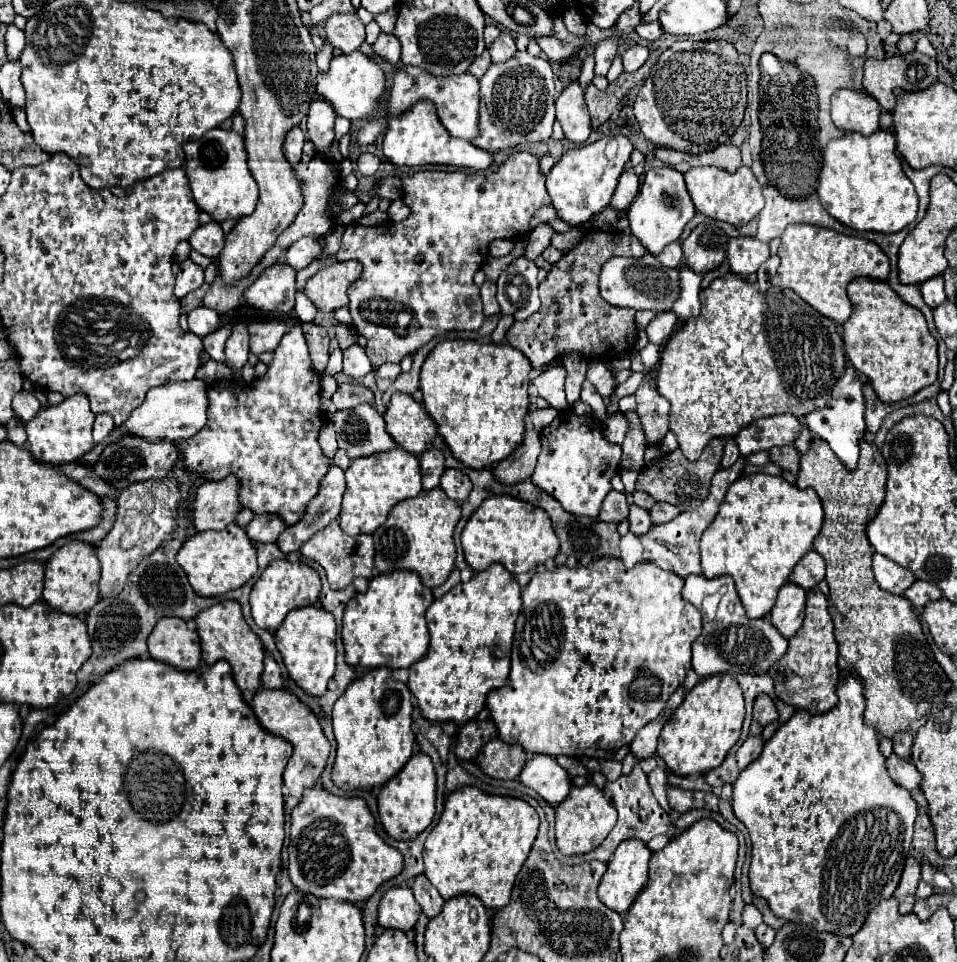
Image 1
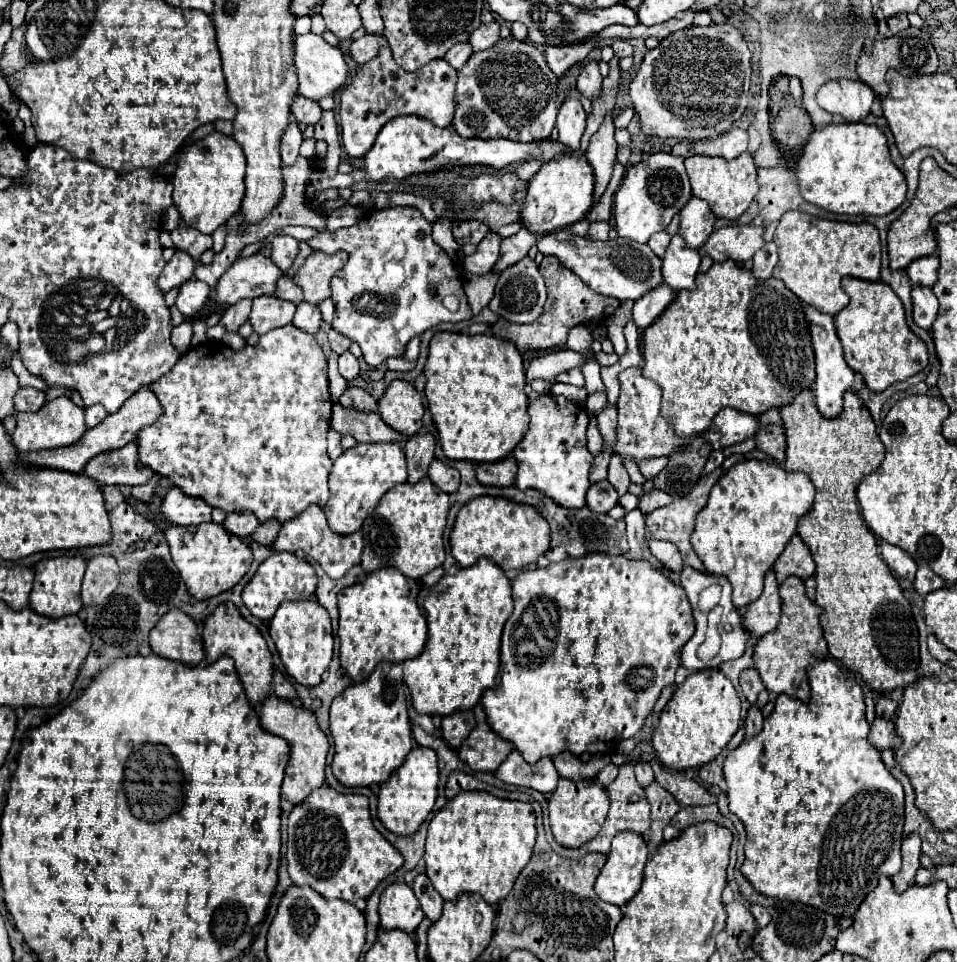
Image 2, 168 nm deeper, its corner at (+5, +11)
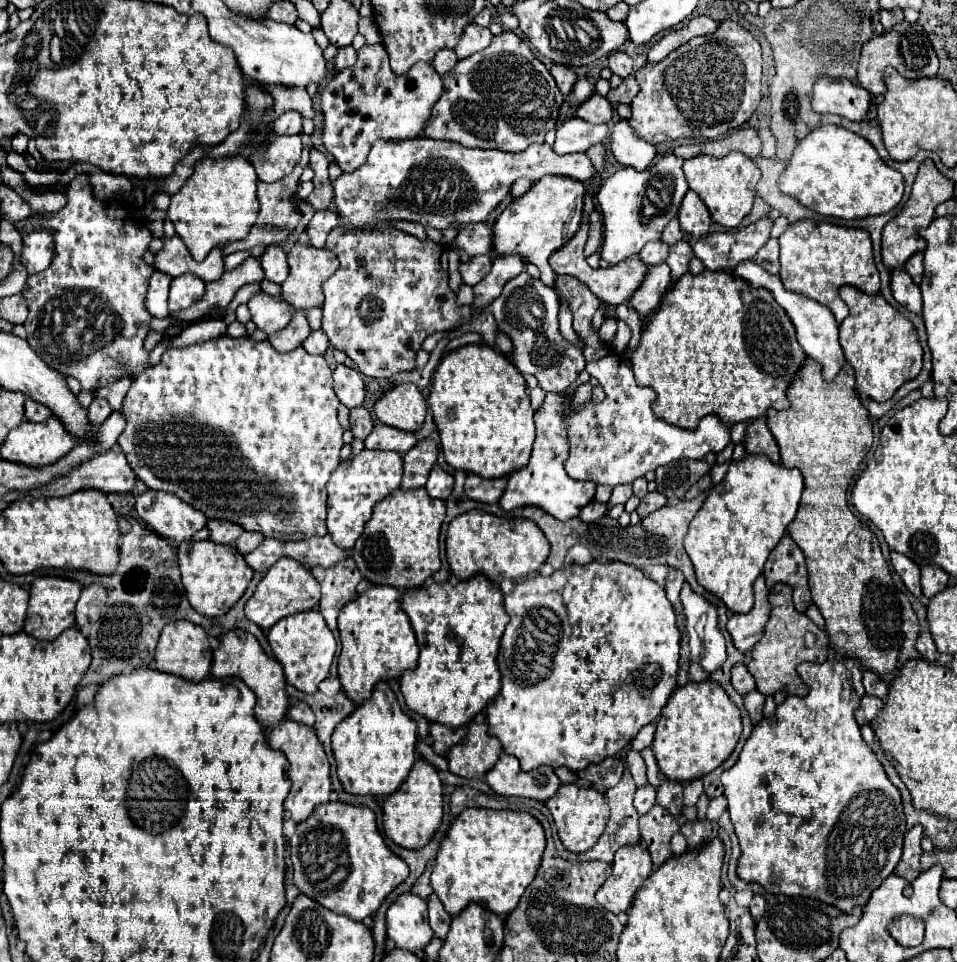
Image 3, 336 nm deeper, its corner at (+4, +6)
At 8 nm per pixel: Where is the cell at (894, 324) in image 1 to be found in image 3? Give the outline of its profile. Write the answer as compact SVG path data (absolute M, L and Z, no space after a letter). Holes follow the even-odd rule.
M843 286L839 296L849 306L849 316L839 326L839 344L845 352L845 360L855 368L855 390L867 394L875 402L885 402L921 372L923 352L915 326L887 304L881 294L869 296L859 288Z

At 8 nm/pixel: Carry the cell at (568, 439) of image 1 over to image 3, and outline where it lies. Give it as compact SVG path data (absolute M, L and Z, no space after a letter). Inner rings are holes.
M547 394L543 406L535 412L535 426L537 426L537 438L533 444L531 460L523 470L517 470L509 476L507 488L503 496L499 498L499 506L503 510L515 510L521 506L537 506L551 514L557 520L569 520L581 512L585 504L593 500L595 484L593 482L579 482L567 476L565 472L565 458L569 452L567 444L567 432L563 424L563 400L561 394Z

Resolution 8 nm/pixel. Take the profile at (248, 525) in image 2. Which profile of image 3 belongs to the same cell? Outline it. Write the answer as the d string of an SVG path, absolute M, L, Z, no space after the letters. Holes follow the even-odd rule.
M207 520L205 524L209 528L209 540L217 542L217 544L233 544L237 540L239 534L243 534L245 530L233 522L225 522L225 520Z

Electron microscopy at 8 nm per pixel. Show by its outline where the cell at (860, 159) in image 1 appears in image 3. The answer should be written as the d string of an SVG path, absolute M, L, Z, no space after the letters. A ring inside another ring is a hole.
M817 126L797 144L777 186L805 208L825 216L851 220L891 212L903 196L903 178L875 152L877 150L863 136L851 130L841 126Z

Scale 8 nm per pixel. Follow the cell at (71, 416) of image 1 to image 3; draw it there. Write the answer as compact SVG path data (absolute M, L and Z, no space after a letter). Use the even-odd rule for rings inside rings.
M51 416L43 424L25 420L9 432L1 446L1 458L15 464L41 468L63 458L75 444L77 440L67 434L57 416Z

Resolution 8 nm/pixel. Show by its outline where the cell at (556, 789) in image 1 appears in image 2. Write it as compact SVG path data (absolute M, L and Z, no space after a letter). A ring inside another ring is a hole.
M512 751L506 761L498 767L496 777L504 783L532 787L544 795L550 795L558 783L558 771L554 769L552 759L540 759L538 763L530 765L518 751Z

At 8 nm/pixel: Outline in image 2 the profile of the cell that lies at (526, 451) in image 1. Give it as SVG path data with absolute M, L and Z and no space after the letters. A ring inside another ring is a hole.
M510 455L506 459L496 461L496 463L478 463L476 477L484 485L508 487L516 479L516 459Z

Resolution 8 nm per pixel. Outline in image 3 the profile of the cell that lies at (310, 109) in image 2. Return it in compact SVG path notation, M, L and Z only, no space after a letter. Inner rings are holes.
M285 112L281 114L275 122L273 122L273 136L281 134L281 136L291 136L291 134L299 134L301 132L301 114L297 112Z

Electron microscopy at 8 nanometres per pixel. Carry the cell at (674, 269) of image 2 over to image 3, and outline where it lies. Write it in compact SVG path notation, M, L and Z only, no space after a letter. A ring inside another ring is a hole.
M679 240L677 244L671 246L667 264L671 268L671 278L673 280L679 280L689 270L689 260L693 260L693 252L691 252L691 244L689 242Z

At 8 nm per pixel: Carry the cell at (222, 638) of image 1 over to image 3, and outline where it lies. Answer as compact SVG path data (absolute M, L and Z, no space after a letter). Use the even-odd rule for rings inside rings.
M233 630L221 638L221 644L213 654L211 672L213 672L213 678L217 678L217 680L223 680L227 676L237 676L255 692L255 696L257 696L255 716L263 728L271 728L287 718L285 710L289 710L289 694L285 690L283 666L275 658L269 658L263 652L263 648L259 646L257 638L253 638L249 632Z

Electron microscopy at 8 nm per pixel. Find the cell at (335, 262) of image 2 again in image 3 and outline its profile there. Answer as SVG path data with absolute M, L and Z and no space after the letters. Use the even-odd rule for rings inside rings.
M293 244L287 250L289 276L281 284L281 298L299 310L321 306L323 290L321 284L335 274L339 260L329 250L313 246Z

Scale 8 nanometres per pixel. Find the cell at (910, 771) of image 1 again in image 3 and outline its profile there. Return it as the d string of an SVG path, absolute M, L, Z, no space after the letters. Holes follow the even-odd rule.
M865 694L861 698L861 704L859 708L855 710L855 720L859 722L859 726L863 724L869 724L869 720L873 720L883 708L883 700L881 698L873 698L871 694Z

